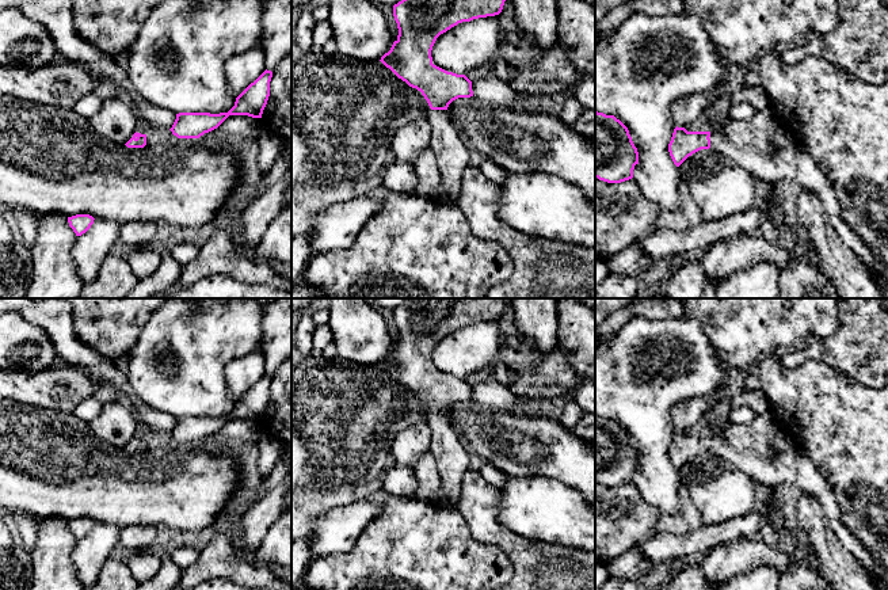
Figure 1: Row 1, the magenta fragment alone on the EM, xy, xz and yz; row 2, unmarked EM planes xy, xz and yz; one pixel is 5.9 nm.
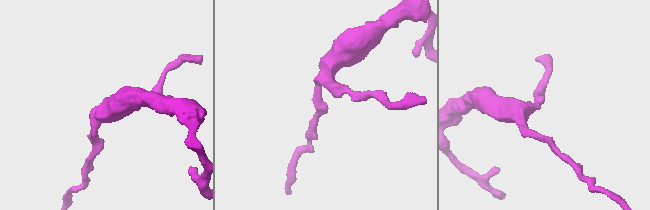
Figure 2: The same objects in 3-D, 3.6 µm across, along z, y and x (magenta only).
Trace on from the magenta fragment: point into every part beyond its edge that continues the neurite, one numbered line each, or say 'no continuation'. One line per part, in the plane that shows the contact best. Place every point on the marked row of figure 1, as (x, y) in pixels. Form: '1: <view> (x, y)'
1: yz (749, 143)

